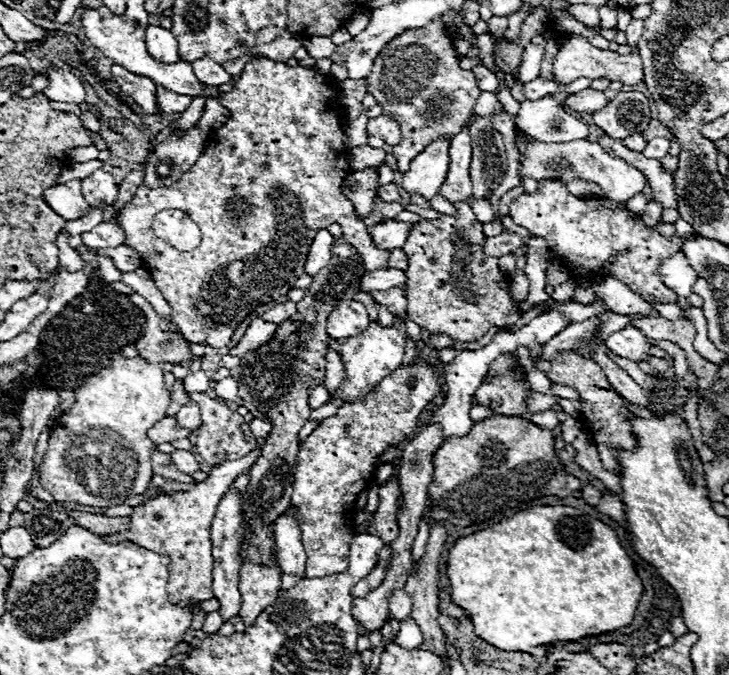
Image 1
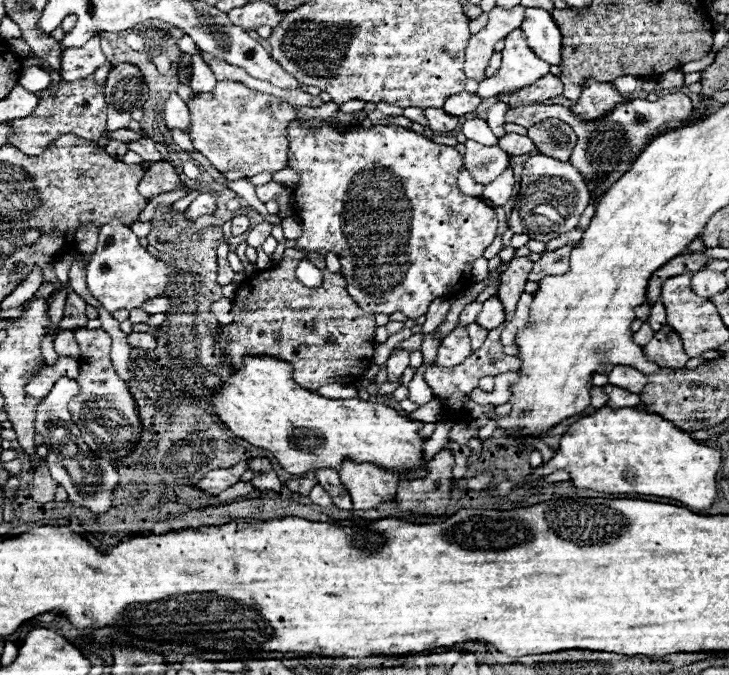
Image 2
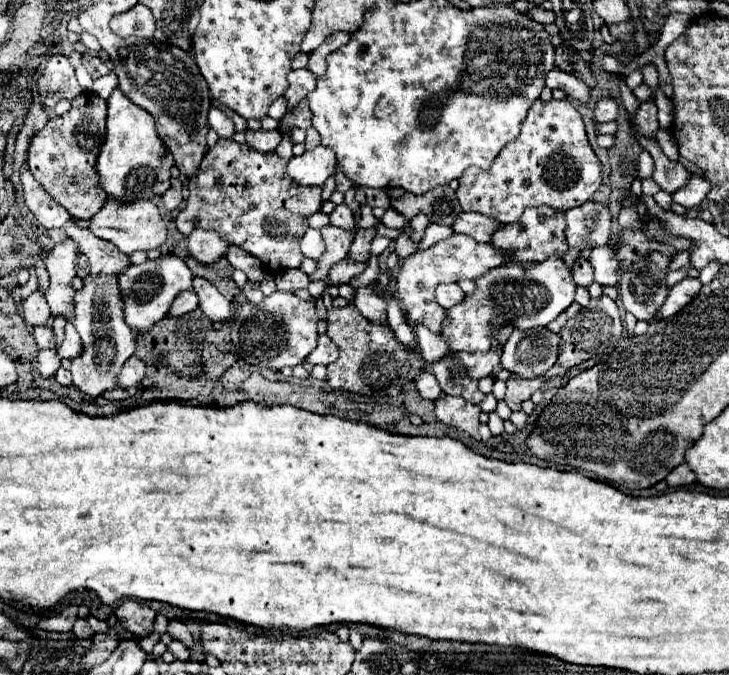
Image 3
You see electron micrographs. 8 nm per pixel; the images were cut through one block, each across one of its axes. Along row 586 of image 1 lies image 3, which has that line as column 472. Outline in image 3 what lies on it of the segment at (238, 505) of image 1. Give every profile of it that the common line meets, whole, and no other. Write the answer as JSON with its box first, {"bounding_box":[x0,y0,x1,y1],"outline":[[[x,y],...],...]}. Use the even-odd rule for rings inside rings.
{"bounding_box":[454,212,500,242],"outline":[[[462,212],[454,222],[454,230],[458,234],[466,234],[476,242],[490,242],[498,228],[500,222],[494,222],[494,218],[486,218],[474,212]]]}

